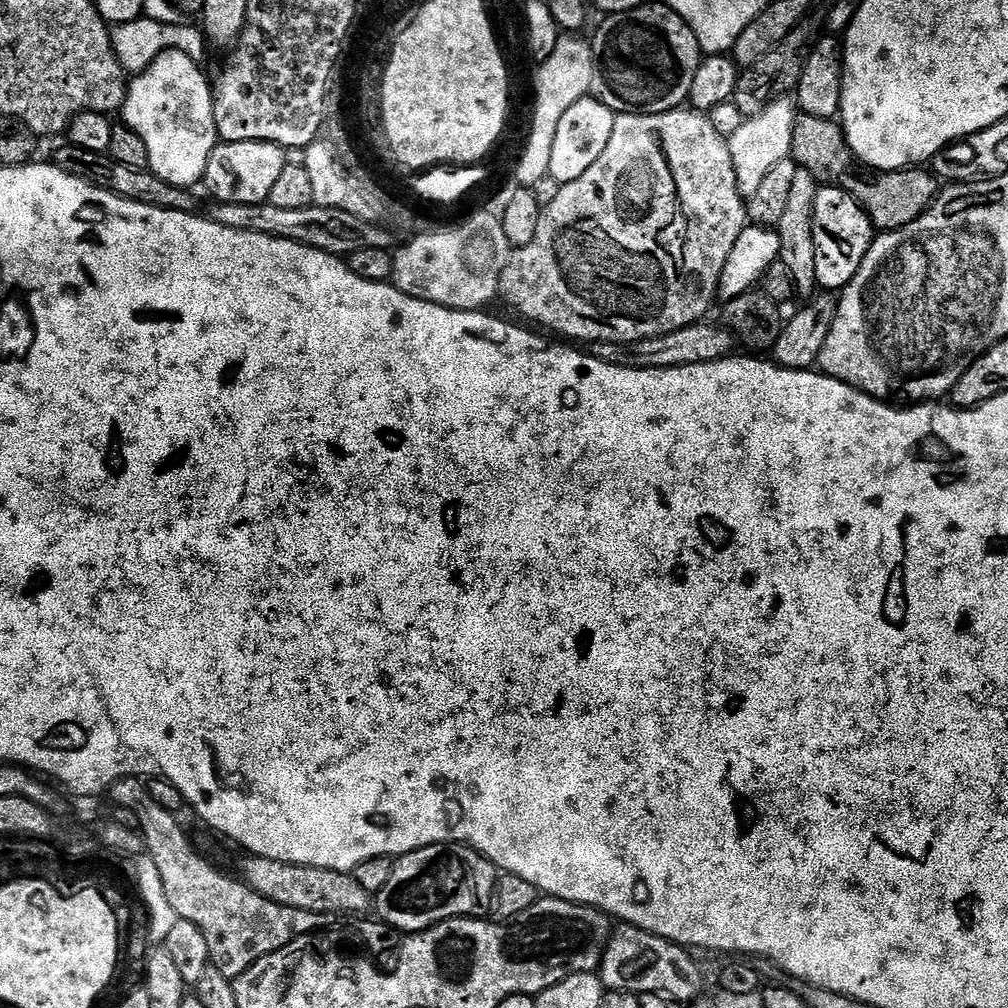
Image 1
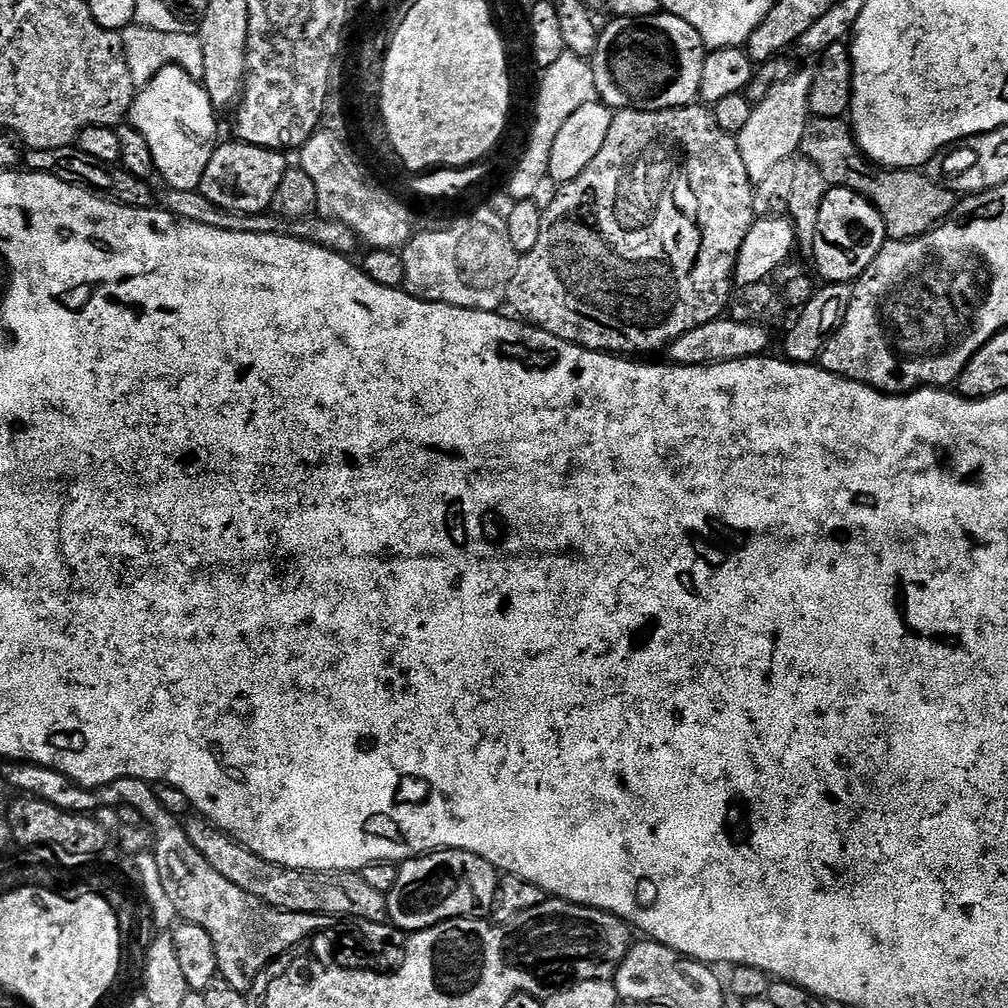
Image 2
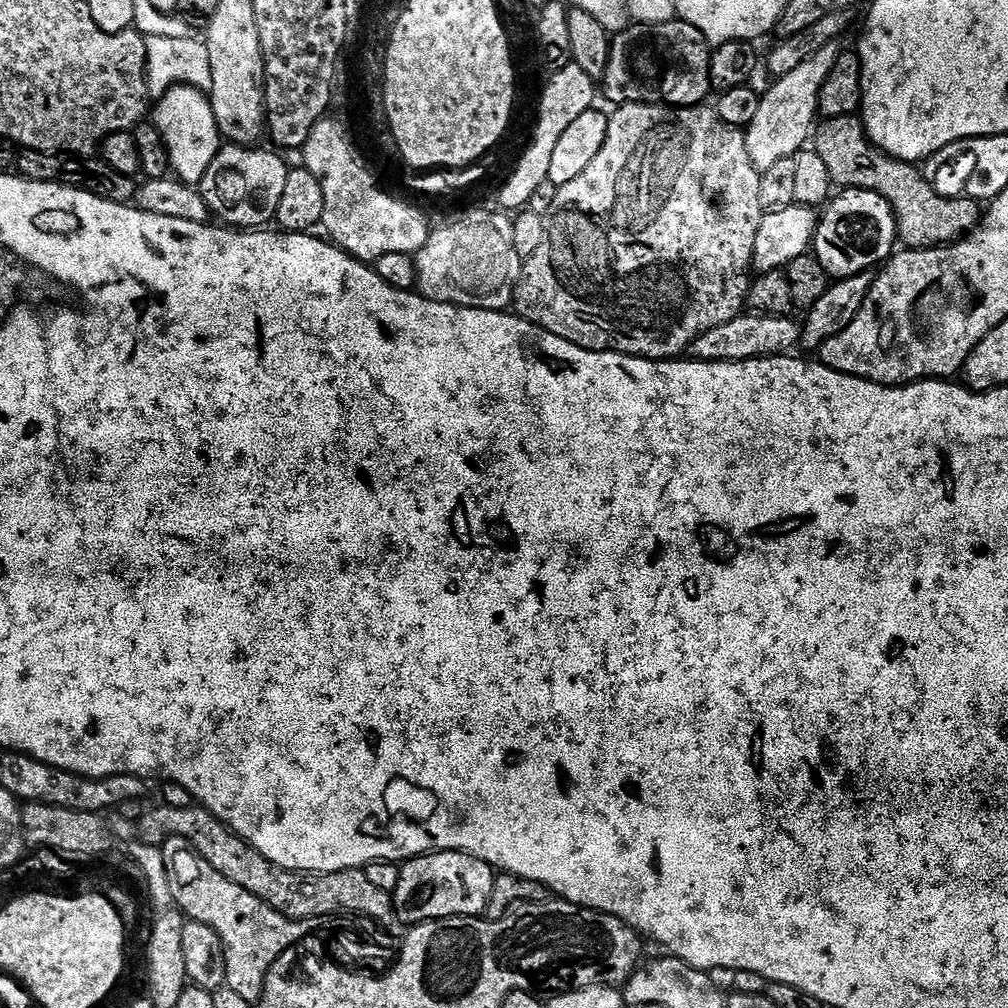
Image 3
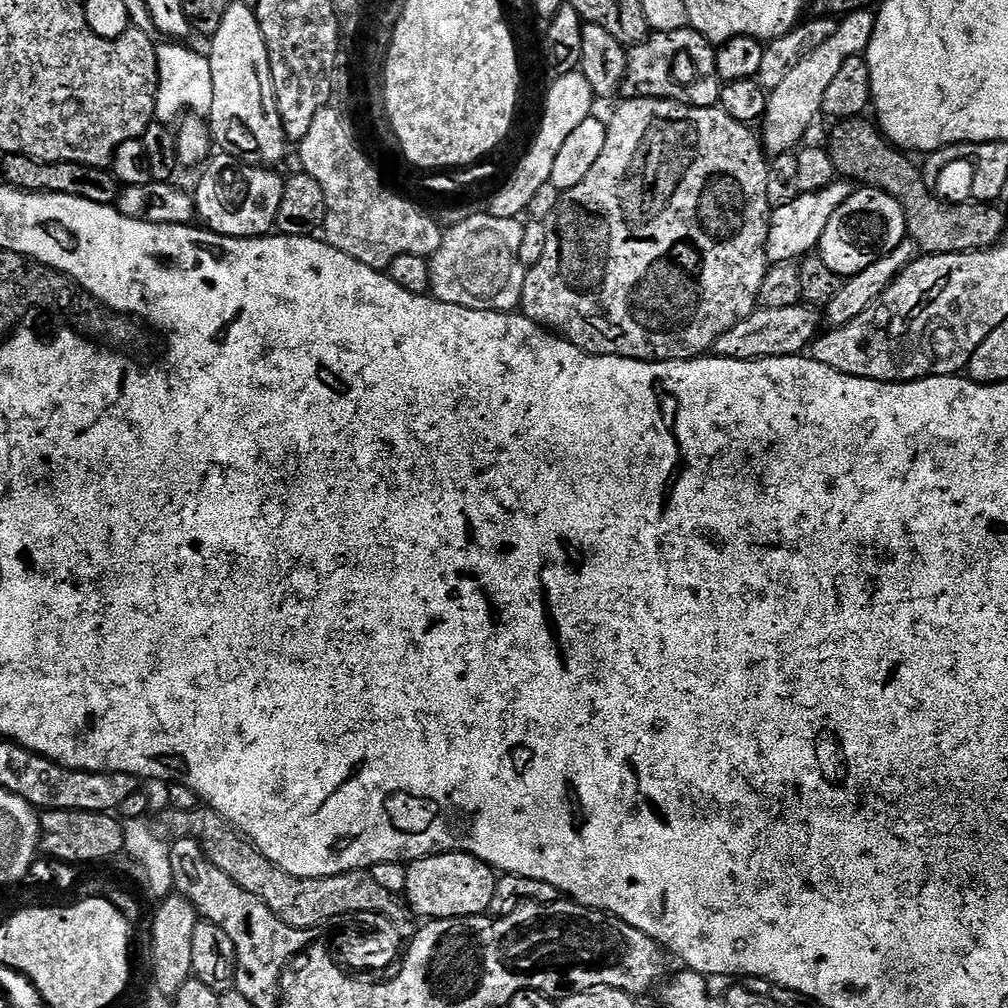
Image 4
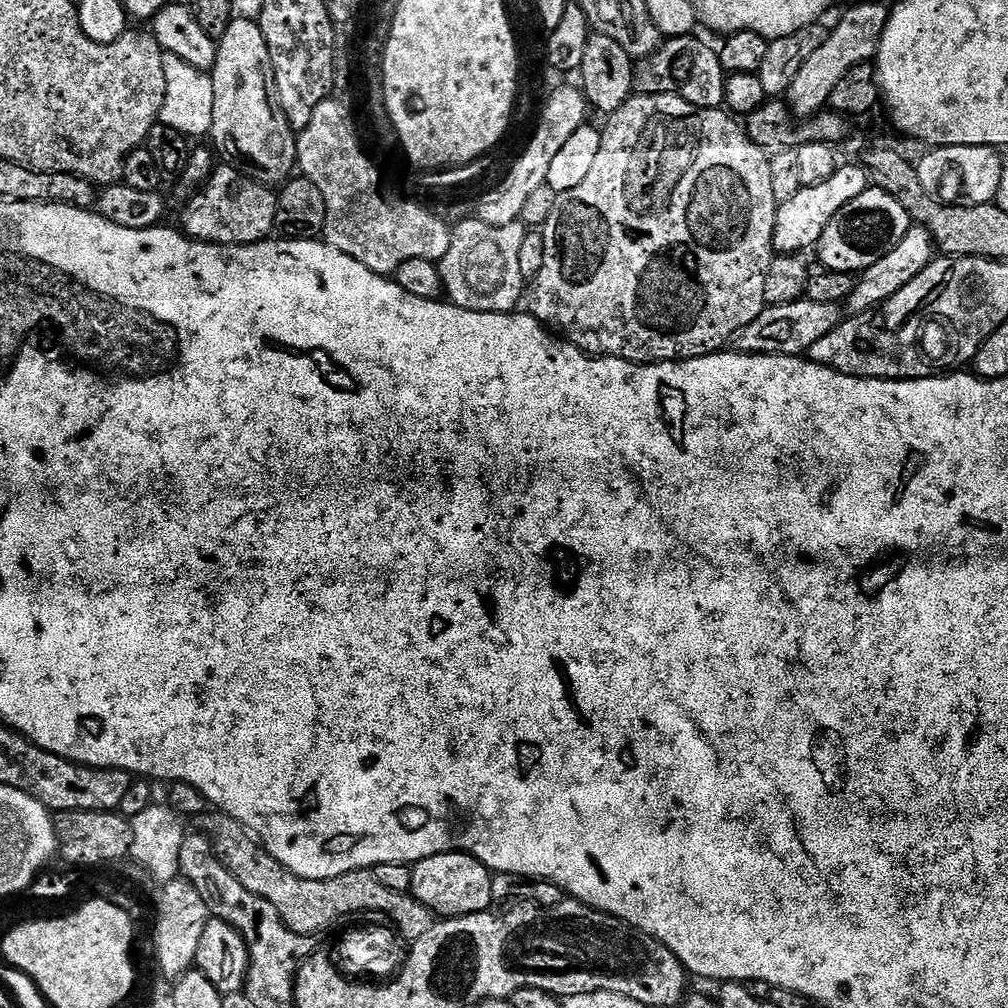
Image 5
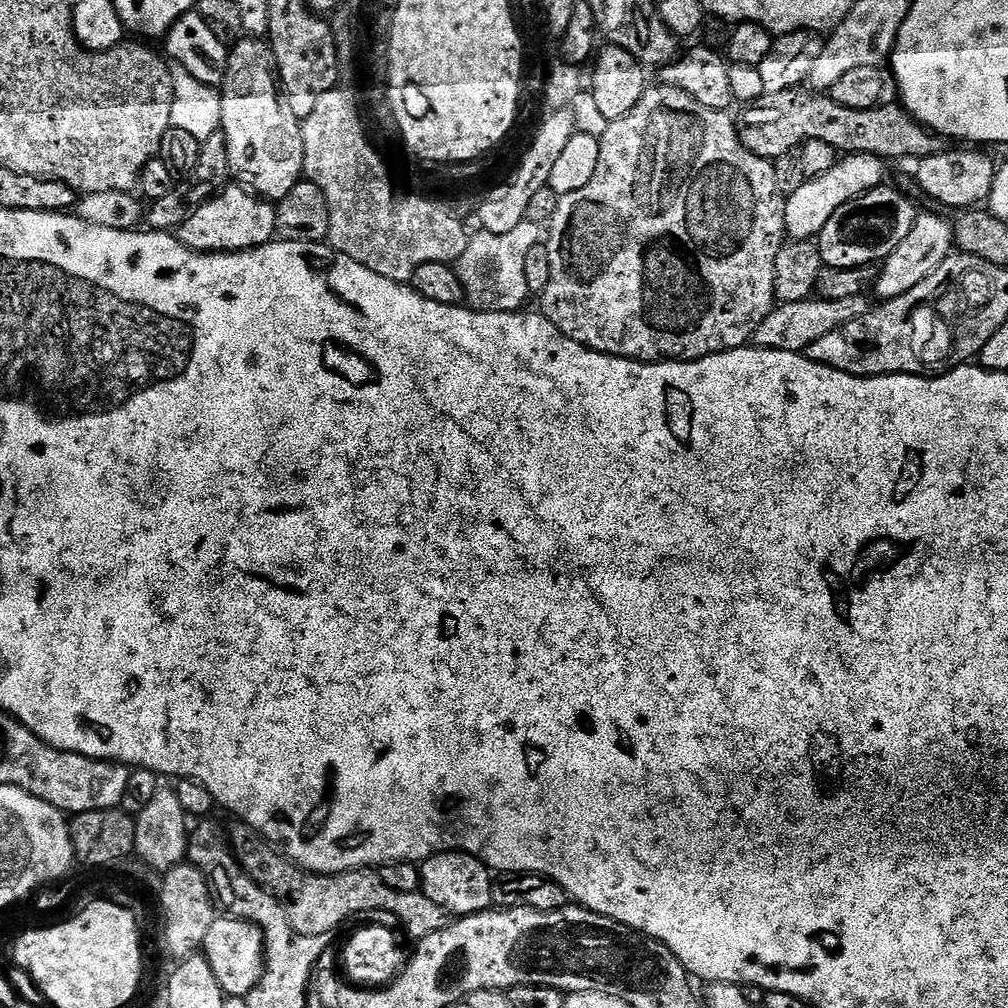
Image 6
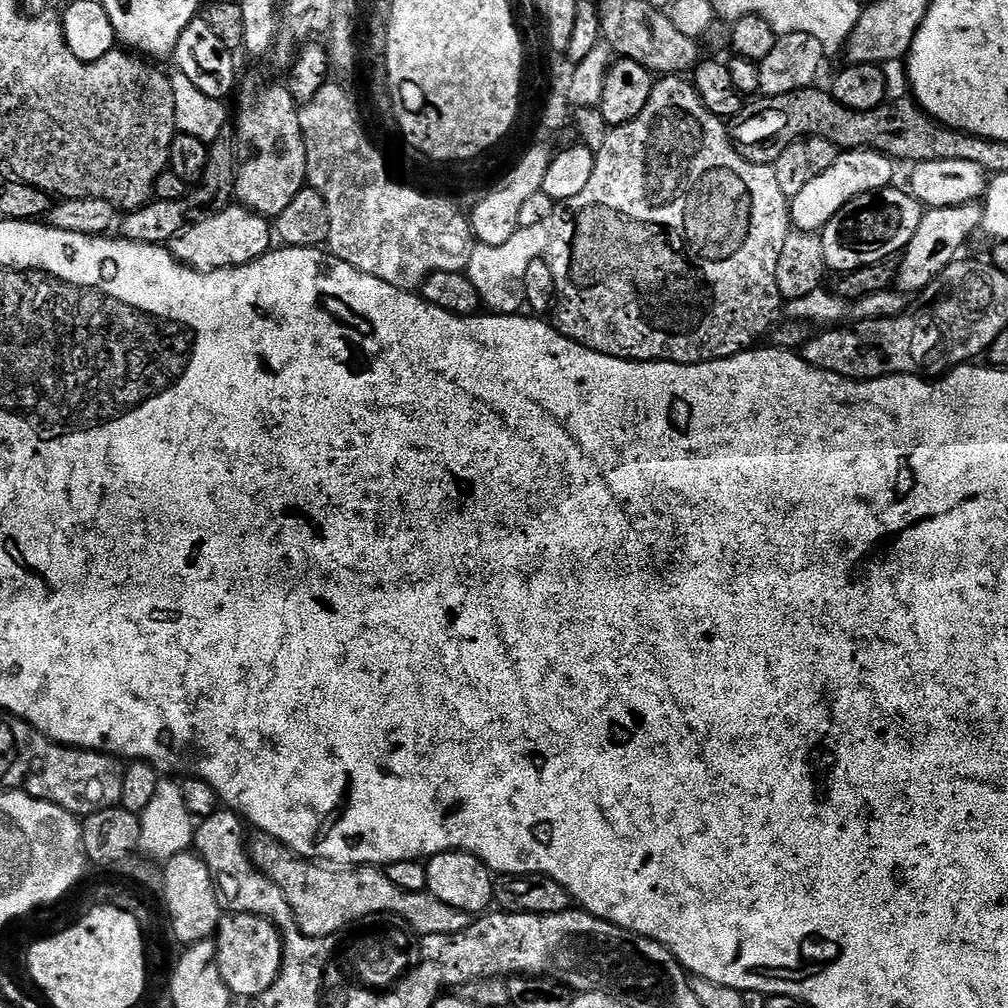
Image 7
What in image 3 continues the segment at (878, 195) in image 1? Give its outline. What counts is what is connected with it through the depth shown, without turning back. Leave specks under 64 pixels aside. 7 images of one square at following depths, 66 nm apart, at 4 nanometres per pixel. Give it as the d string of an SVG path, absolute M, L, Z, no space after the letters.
M859 115L824 118L814 132L814 151L822 158L837 189L857 188L882 194L896 215L896 234L905 249L938 248L963 240L981 223L982 208L975 200L951 200L935 192L933 181L927 180L915 163L887 156L873 144Z

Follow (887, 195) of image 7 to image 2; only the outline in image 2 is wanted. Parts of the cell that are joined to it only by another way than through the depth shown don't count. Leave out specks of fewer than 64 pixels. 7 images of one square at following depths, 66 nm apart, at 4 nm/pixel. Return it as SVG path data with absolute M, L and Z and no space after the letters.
M829 187L826 198L822 198L822 210L818 214L818 234L814 234L814 246L811 259L816 259L815 271L825 277L825 281L833 284L847 284L860 279L865 270L878 258L878 254L888 243L890 237L886 230L886 222L882 222L882 214L864 196L859 196L849 188Z

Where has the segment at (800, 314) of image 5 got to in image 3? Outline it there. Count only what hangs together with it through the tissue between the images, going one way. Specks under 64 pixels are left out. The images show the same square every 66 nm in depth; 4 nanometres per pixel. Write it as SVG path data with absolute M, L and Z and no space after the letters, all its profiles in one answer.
M741 314L714 330L706 330L692 343L690 356L693 360L711 364L729 364L739 360L761 360L767 356L783 356L793 351L792 347L800 344L799 319L787 316L762 316L759 314Z

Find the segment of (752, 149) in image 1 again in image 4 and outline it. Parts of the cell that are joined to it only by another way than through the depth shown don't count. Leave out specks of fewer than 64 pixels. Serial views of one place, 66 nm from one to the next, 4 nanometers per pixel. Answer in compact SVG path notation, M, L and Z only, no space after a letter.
M871 11L855 12L843 17L837 23L834 35L828 41L822 42L822 46L818 46L814 54L806 54L806 58L802 58L802 62L798 62L798 66L794 66L794 70L790 70L786 78L782 78L780 85L771 89L768 108L762 121L762 144L769 153L790 152L801 143L799 140L807 134L808 127L815 122L816 116L819 117L822 113L822 97L826 94L830 81L846 63L846 58L867 53L875 25L876 17Z

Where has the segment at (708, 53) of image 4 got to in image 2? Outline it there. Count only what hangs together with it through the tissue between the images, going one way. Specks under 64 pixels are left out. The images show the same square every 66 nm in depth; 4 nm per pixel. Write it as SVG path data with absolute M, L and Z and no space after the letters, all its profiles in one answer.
M659 11L655 16L643 16L642 18L626 18L625 16L617 16L609 19L609 24L603 25L602 31L599 33L599 40L596 46L596 54L591 57L590 63L594 70L594 82L596 83L596 95L603 103L607 104L613 110L638 110L639 112L661 112L662 110L670 110L671 108L687 108L697 103L700 95L700 87L702 86L702 66L706 49L704 39L698 34L698 30L694 30L694 26L690 26L690 22L686 22L682 18L678 18L674 14L666 11Z

